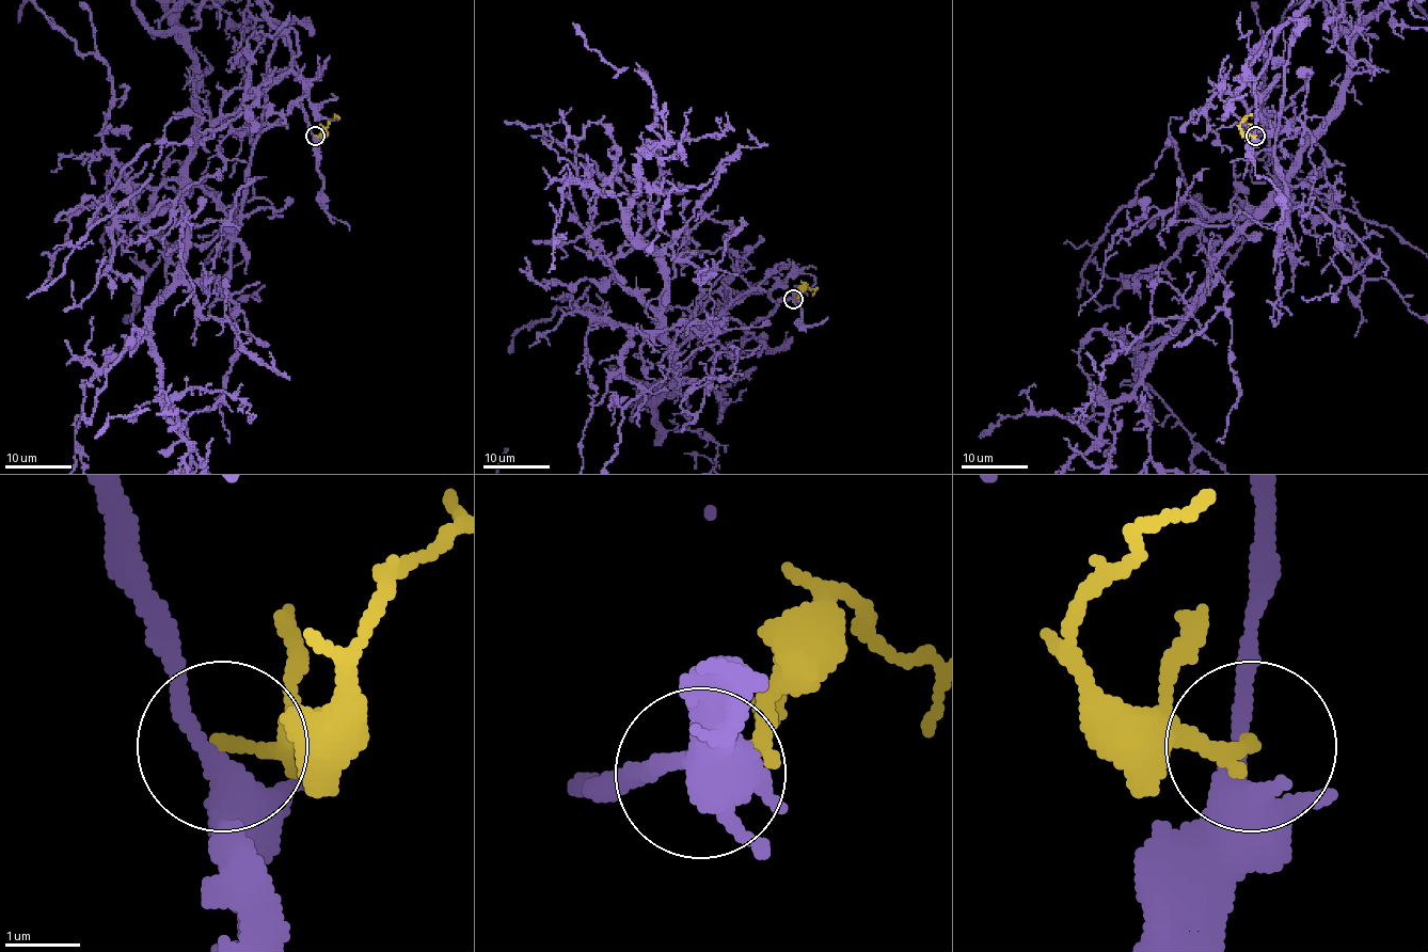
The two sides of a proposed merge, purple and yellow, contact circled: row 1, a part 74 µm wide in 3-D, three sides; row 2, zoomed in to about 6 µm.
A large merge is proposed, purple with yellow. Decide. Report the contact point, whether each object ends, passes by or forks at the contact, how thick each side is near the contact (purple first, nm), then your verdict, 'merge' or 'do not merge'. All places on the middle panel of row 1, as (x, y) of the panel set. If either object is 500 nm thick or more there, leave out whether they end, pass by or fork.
place (793, 299); purple forks; yellow ends; calibres 320 and 200 nm; do not merge

